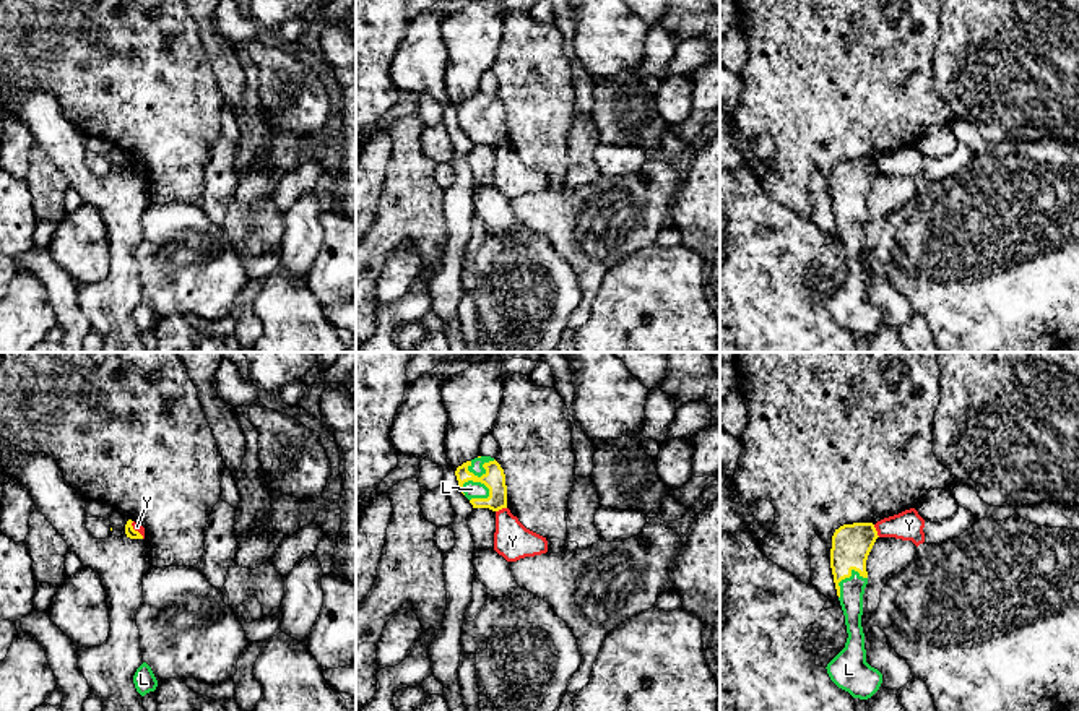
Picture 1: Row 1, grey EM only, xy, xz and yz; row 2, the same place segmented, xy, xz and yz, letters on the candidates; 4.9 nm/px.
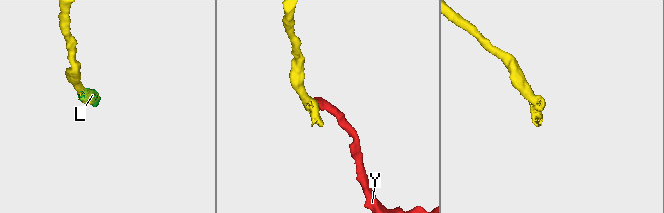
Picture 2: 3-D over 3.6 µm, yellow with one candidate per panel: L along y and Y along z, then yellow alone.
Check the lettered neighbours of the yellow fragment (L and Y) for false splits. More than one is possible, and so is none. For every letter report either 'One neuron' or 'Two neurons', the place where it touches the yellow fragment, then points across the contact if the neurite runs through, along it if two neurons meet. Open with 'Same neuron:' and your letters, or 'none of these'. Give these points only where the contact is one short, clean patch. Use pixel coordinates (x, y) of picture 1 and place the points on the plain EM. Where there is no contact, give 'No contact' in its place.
Same neuron: L
L: One neuron. Touches yellow at xz (478, 117)
Y: Two neurons. Touches yellow at yz (876, 168). Boundary: yz (873, 161), (879, 172)

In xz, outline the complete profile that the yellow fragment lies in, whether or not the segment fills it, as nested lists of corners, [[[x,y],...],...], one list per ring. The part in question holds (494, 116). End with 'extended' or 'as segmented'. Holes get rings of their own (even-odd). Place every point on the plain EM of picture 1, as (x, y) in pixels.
[[[478,93],[463,99],[455,107],[458,127],[470,136],[473,144],[499,148],[507,144],[505,110],[491,93]]]; extended

